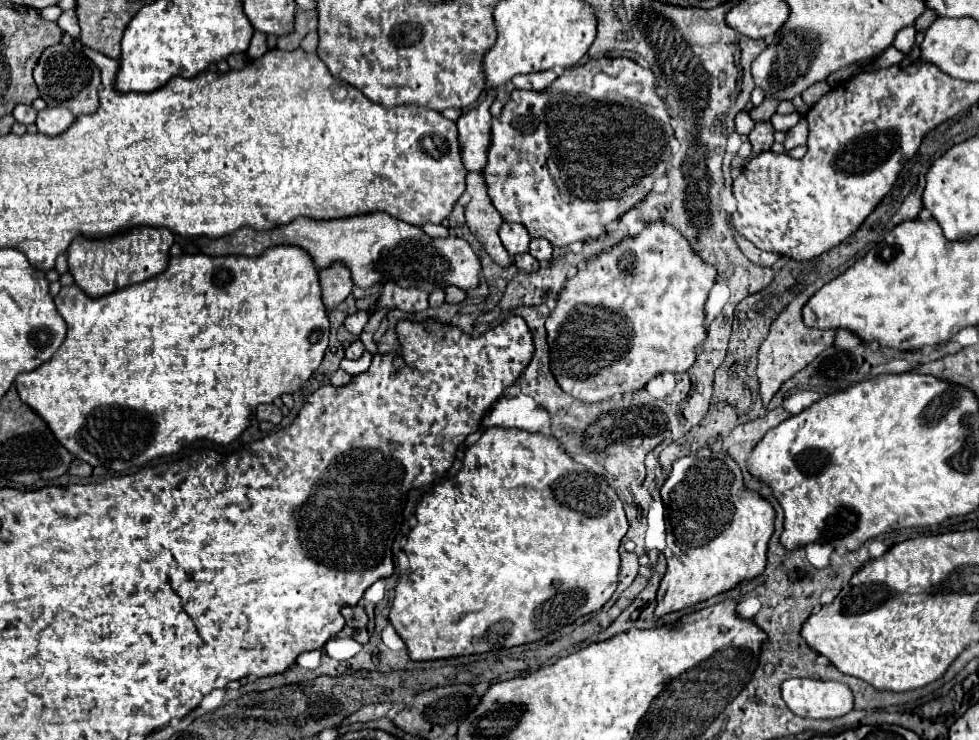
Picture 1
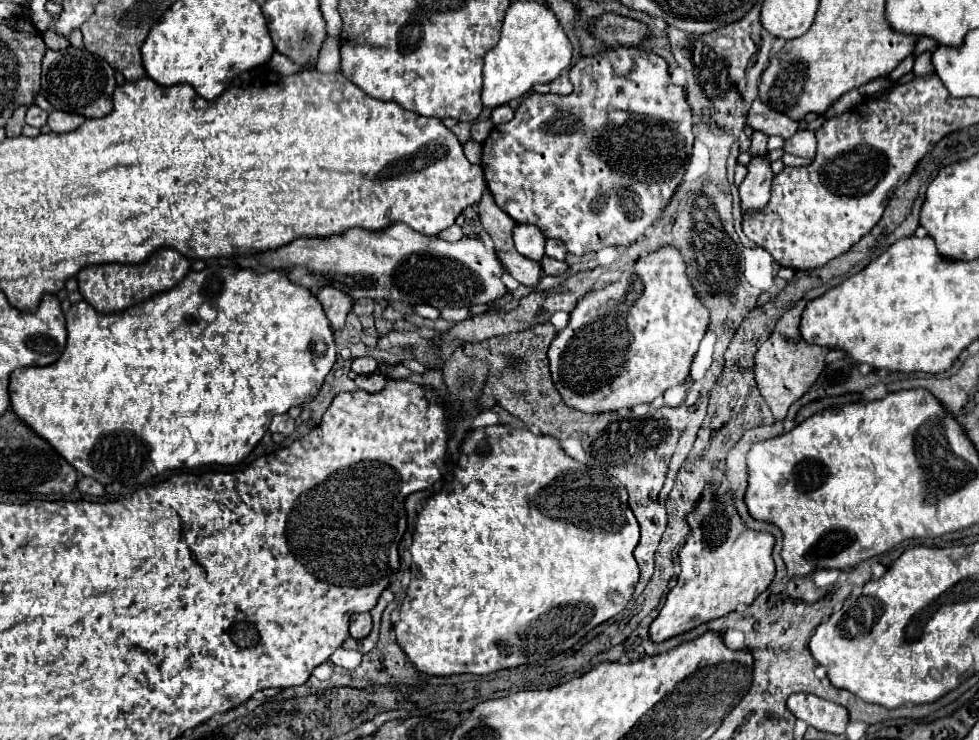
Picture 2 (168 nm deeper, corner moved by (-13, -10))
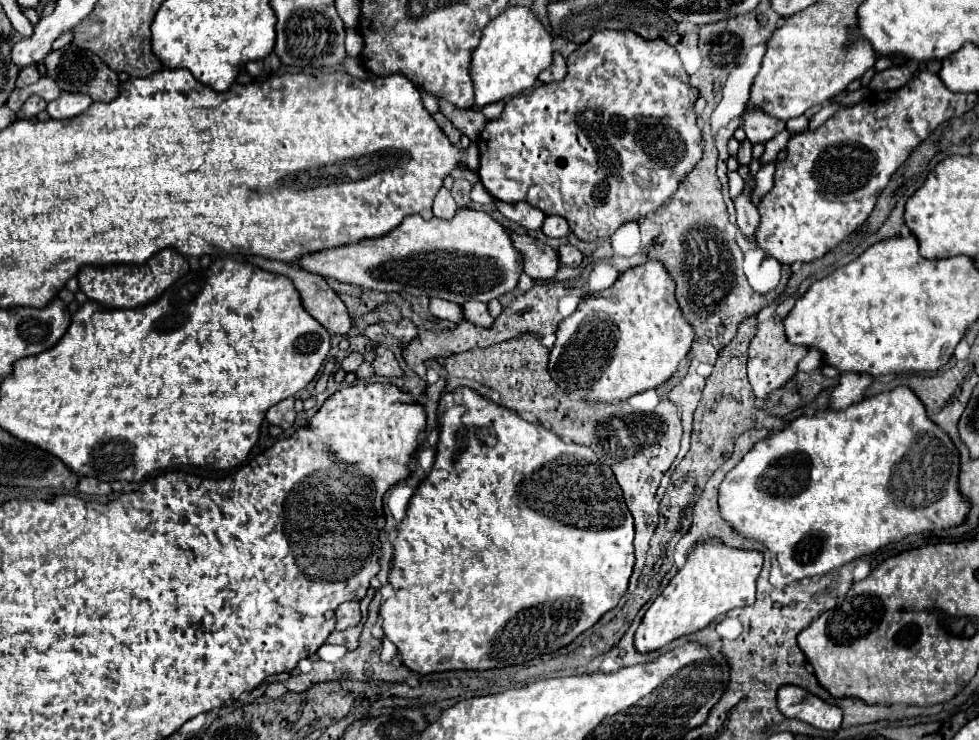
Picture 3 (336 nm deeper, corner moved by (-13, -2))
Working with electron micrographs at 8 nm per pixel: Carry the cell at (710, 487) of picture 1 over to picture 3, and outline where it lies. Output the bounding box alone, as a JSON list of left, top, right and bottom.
[634,538,764,652]

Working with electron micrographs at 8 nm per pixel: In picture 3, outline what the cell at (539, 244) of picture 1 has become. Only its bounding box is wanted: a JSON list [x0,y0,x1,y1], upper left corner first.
[542,216,570,238]

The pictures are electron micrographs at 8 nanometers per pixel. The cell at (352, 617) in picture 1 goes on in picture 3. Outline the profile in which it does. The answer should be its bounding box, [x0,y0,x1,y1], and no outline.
[336,602,362,630]

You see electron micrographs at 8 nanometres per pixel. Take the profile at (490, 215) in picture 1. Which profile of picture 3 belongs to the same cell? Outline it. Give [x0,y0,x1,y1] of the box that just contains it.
[510,232,560,280]

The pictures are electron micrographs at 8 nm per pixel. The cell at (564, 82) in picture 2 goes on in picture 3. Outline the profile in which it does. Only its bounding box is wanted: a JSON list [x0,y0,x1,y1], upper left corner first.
[540,52,566,82]

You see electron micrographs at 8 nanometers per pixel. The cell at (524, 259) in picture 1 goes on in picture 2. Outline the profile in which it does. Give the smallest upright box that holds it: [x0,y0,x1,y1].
[542,256,568,276]

